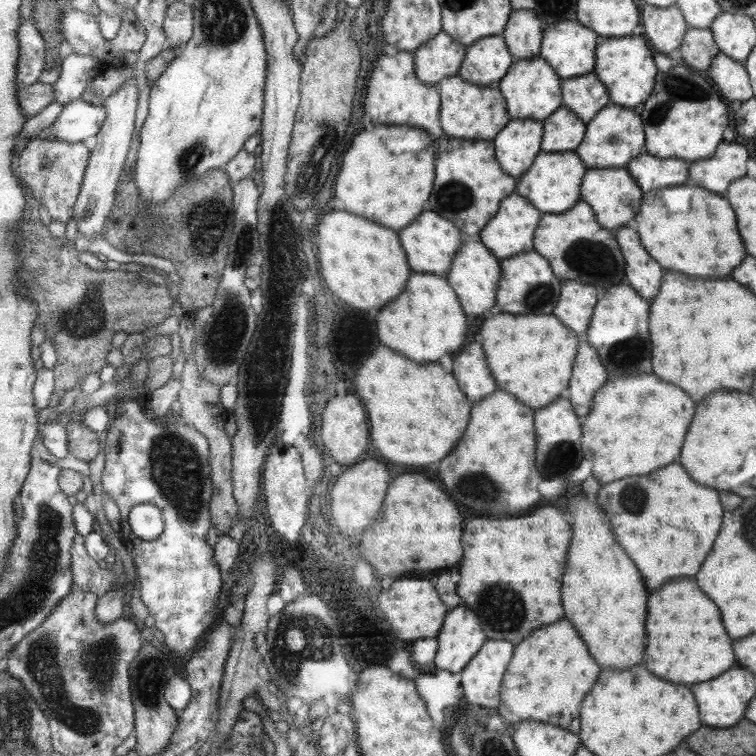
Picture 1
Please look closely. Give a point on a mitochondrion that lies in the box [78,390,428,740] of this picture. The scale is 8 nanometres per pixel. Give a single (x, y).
(176, 467)

